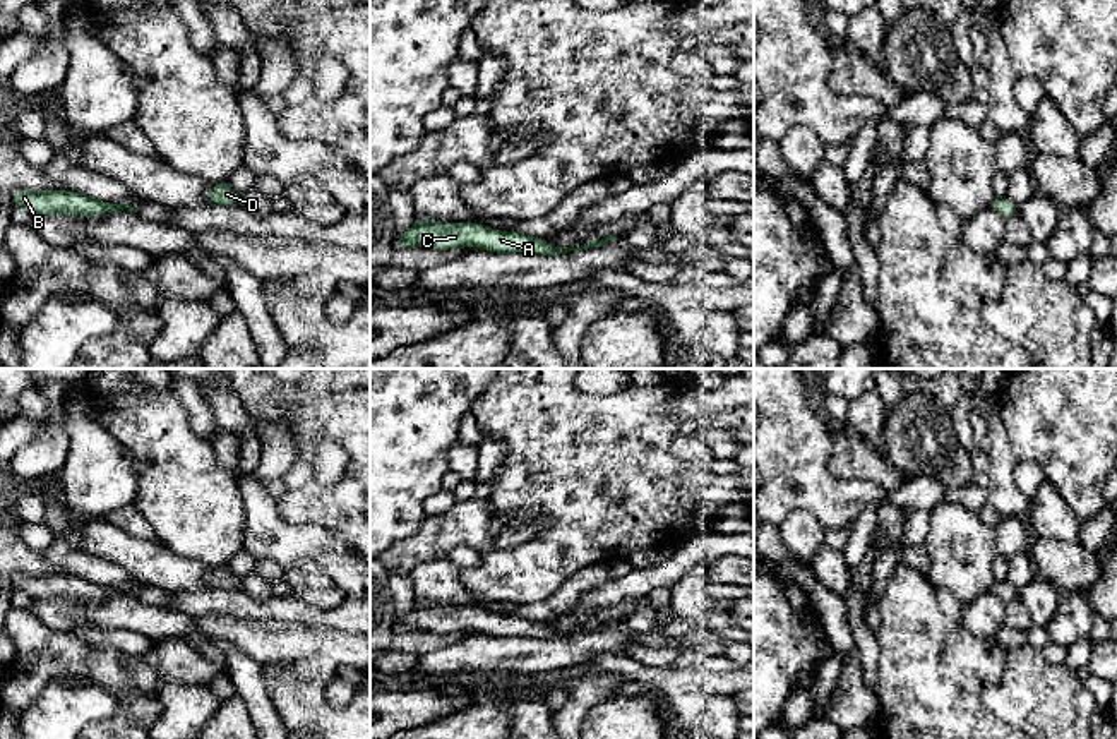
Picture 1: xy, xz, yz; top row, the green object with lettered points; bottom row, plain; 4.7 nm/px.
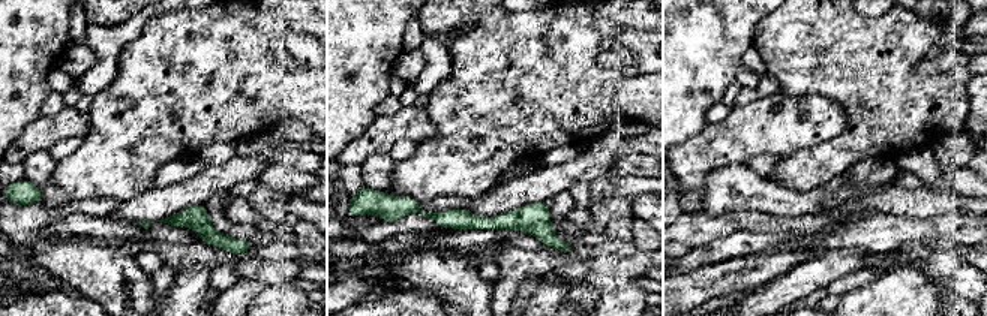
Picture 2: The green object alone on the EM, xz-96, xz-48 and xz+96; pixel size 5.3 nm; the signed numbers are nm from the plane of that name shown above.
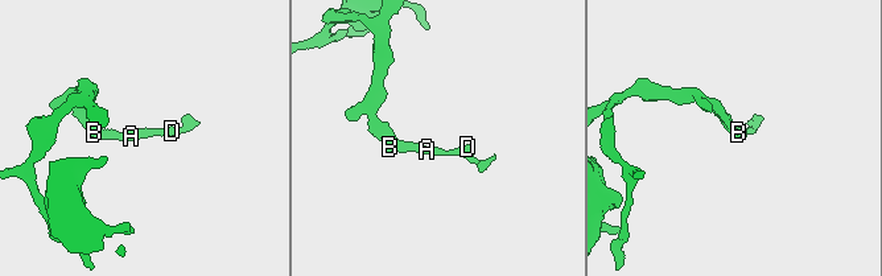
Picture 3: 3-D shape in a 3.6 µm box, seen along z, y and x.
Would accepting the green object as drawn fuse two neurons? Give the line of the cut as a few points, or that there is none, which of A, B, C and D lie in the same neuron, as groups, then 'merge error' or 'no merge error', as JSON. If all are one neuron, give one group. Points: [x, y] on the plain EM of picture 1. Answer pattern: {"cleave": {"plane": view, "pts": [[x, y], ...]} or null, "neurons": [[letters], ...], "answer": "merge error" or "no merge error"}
{"cleave": null, "neurons": [["A", "B", "C", "D"]], "answer": "no merge error"}

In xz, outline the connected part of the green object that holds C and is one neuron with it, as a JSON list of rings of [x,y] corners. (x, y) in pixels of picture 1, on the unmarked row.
[[[415,602],[413,610],[406,619],[397,619],[396,633],[415,633],[428,631],[435,634],[451,634],[454,631],[469,629],[471,633],[488,634],[493,638],[507,636],[524,636],[536,640],[555,640],[565,638],[569,634],[582,634],[589,631],[600,631],[612,624],[620,624],[618,621],[605,621],[601,624],[593,624],[581,631],[553,631],[547,622],[528,621],[517,616],[500,616],[492,614],[485,609],[473,605],[464,607],[442,607],[442,605],[420,605]]]

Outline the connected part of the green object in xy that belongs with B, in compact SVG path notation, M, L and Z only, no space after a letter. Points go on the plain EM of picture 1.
M62 573L43 576L14 574L9 578L9 581L12 585L12 590L24 592L26 595L31 597L31 600L75 598L101 602L118 593L128 593L137 597L132 588L103 586L86 578Z

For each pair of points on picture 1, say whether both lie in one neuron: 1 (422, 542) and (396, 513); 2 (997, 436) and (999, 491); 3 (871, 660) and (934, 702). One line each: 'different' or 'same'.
1: different
2: same
3: different

